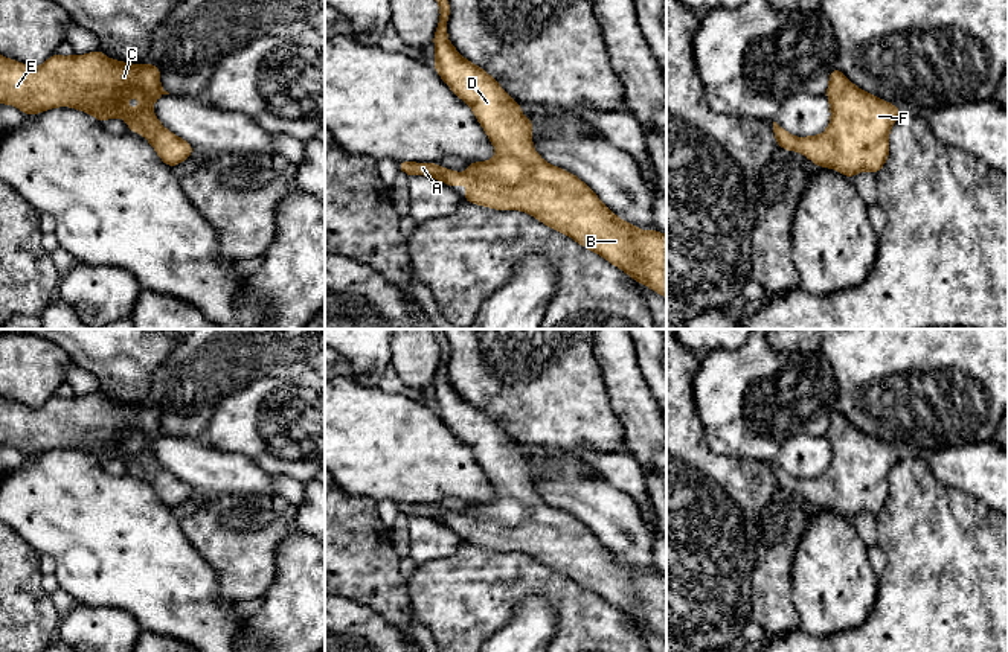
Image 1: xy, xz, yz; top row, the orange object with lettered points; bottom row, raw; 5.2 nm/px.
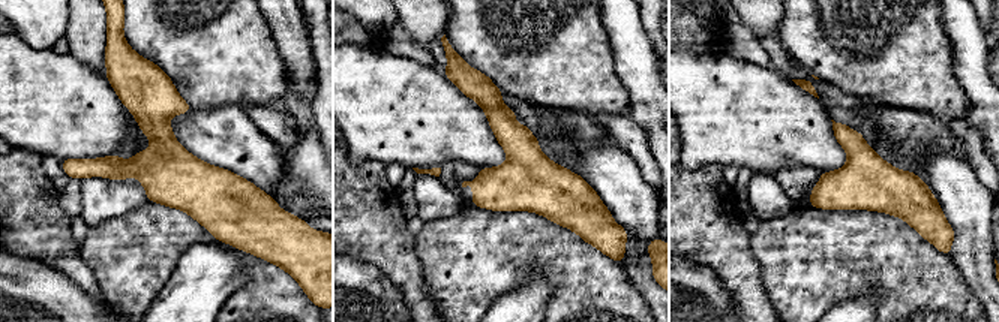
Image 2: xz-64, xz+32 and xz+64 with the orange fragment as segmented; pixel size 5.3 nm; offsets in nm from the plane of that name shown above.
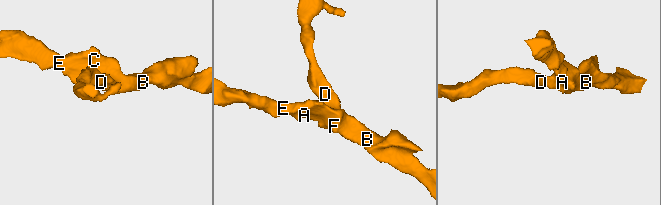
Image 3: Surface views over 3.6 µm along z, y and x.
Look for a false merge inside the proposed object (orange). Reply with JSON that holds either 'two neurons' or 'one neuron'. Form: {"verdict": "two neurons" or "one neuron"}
{"verdict": "one neuron"}

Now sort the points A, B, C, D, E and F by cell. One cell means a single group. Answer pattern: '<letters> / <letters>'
A B C D E F

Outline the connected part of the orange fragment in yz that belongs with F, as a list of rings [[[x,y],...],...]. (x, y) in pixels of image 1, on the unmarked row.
[[[839,410],[831,411],[825,436],[831,449],[831,462],[825,474],[798,480],[773,463],[778,487],[787,492],[799,492],[814,506],[836,510],[848,519],[862,512],[877,515],[889,498],[888,475],[900,459],[901,451],[857,430]]]

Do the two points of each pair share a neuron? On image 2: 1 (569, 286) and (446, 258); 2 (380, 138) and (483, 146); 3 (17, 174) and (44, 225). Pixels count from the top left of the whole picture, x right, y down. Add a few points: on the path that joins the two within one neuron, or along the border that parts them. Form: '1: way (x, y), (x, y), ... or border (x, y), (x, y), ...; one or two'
1: way (539, 262), (533, 259), (476, 259); one
2: way (405, 138), (458, 138); one
3: way (17, 186), (17, 192), (32, 213); one

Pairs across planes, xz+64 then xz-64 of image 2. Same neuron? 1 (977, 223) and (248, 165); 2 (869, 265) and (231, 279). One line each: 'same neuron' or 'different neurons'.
1: same neuron
2: different neurons

